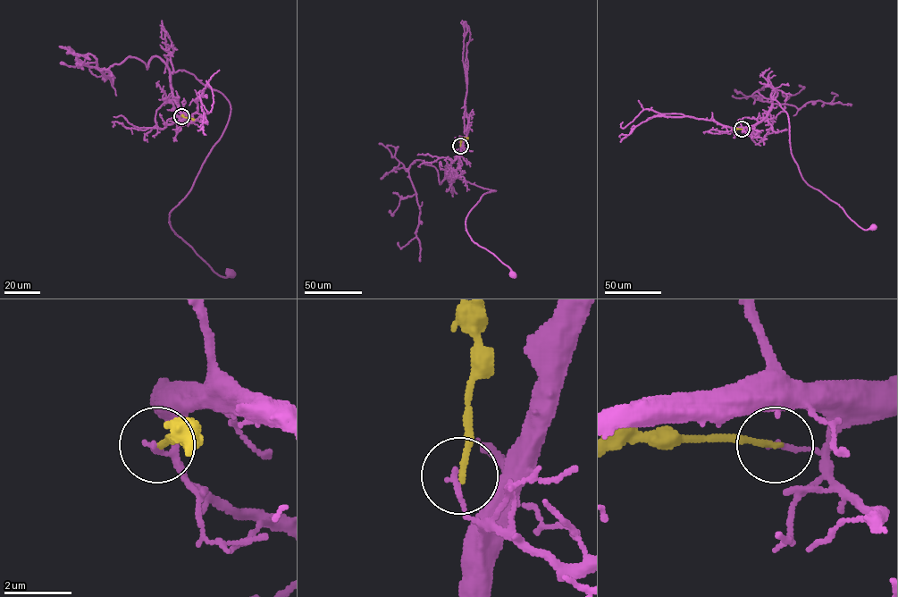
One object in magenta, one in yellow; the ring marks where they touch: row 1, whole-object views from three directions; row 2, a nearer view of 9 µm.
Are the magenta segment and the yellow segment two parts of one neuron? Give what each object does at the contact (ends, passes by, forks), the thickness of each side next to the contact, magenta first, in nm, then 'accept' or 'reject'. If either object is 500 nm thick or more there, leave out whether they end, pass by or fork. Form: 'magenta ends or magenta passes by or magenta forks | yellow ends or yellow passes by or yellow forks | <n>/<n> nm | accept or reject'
magenta ends | yellow ends | 150/160 nm | reject

